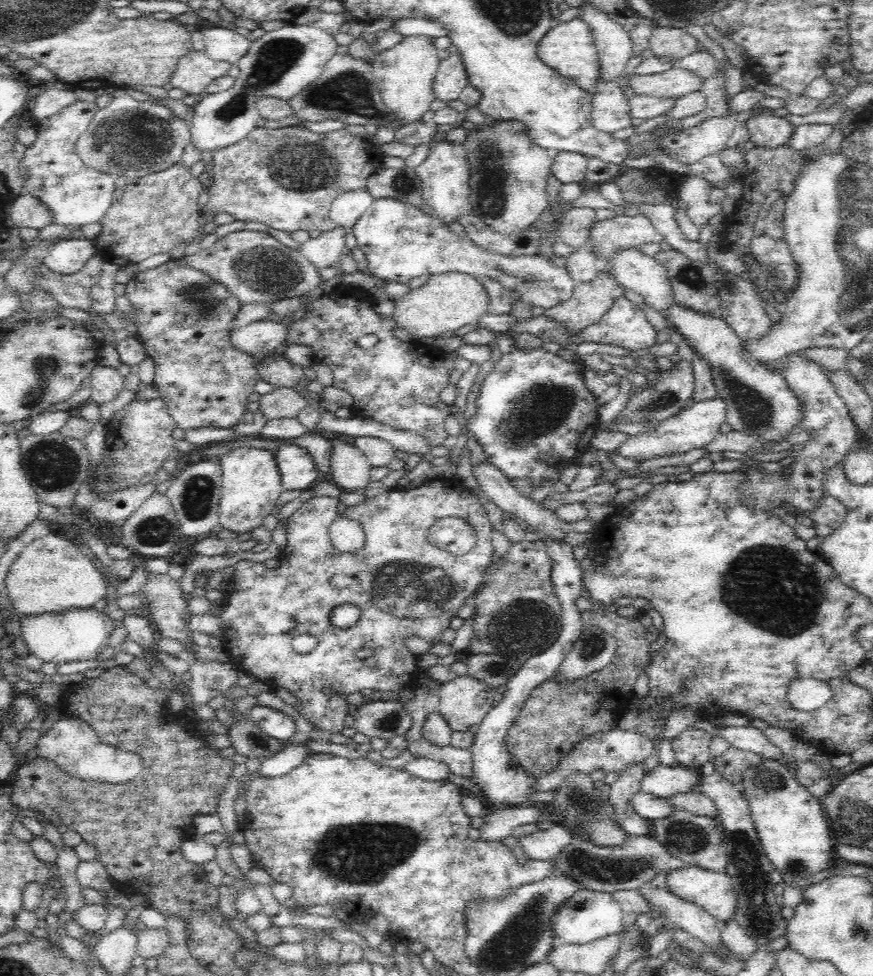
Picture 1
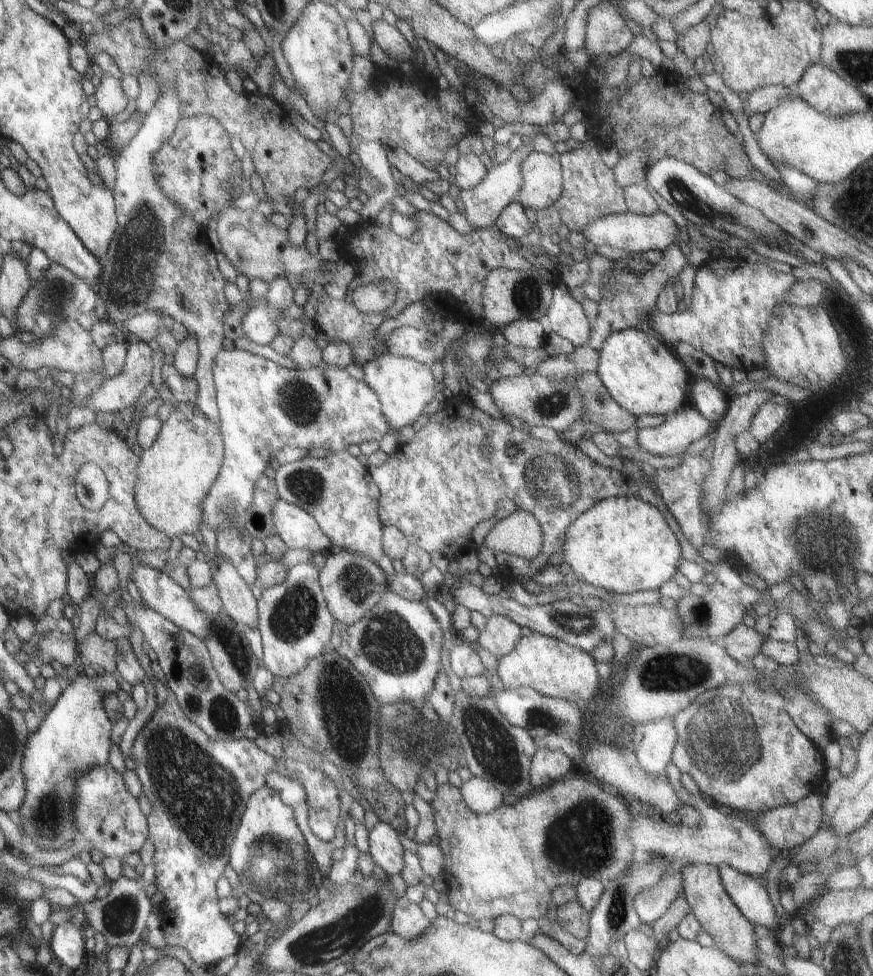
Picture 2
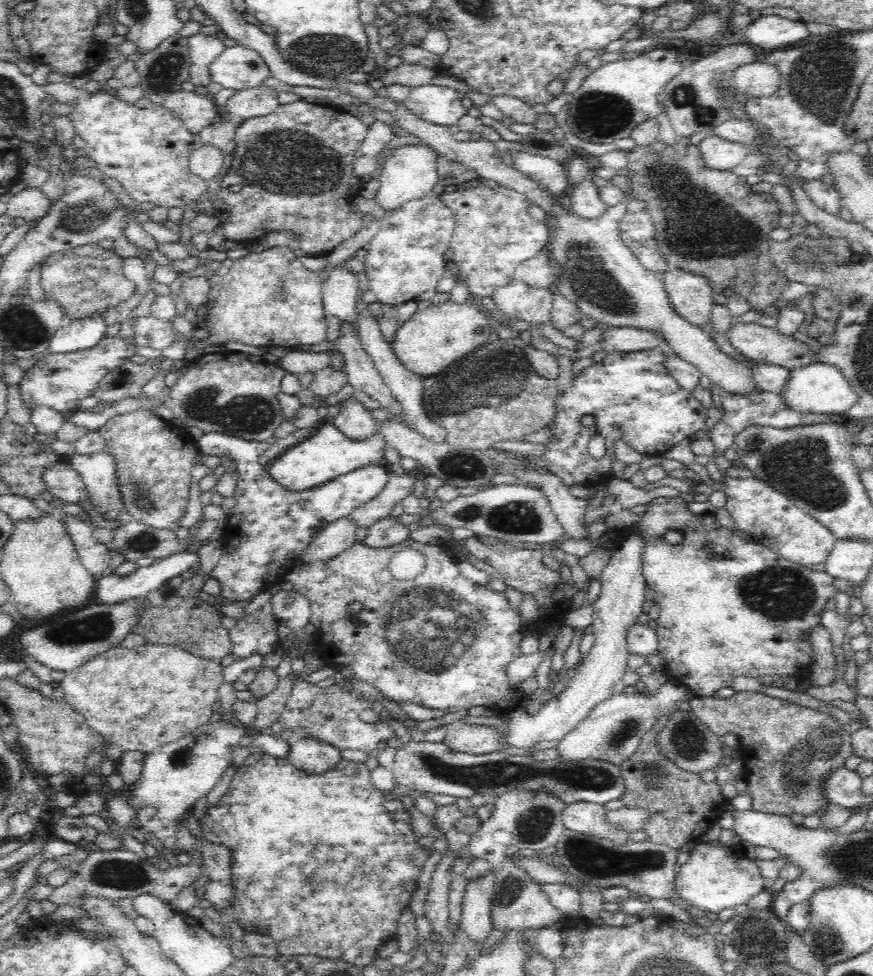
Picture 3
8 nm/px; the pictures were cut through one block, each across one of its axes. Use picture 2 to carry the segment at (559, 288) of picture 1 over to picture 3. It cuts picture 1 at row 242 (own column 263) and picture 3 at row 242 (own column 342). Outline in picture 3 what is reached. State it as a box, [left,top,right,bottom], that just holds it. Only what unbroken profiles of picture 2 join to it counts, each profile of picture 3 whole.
[364,194,456,306]

